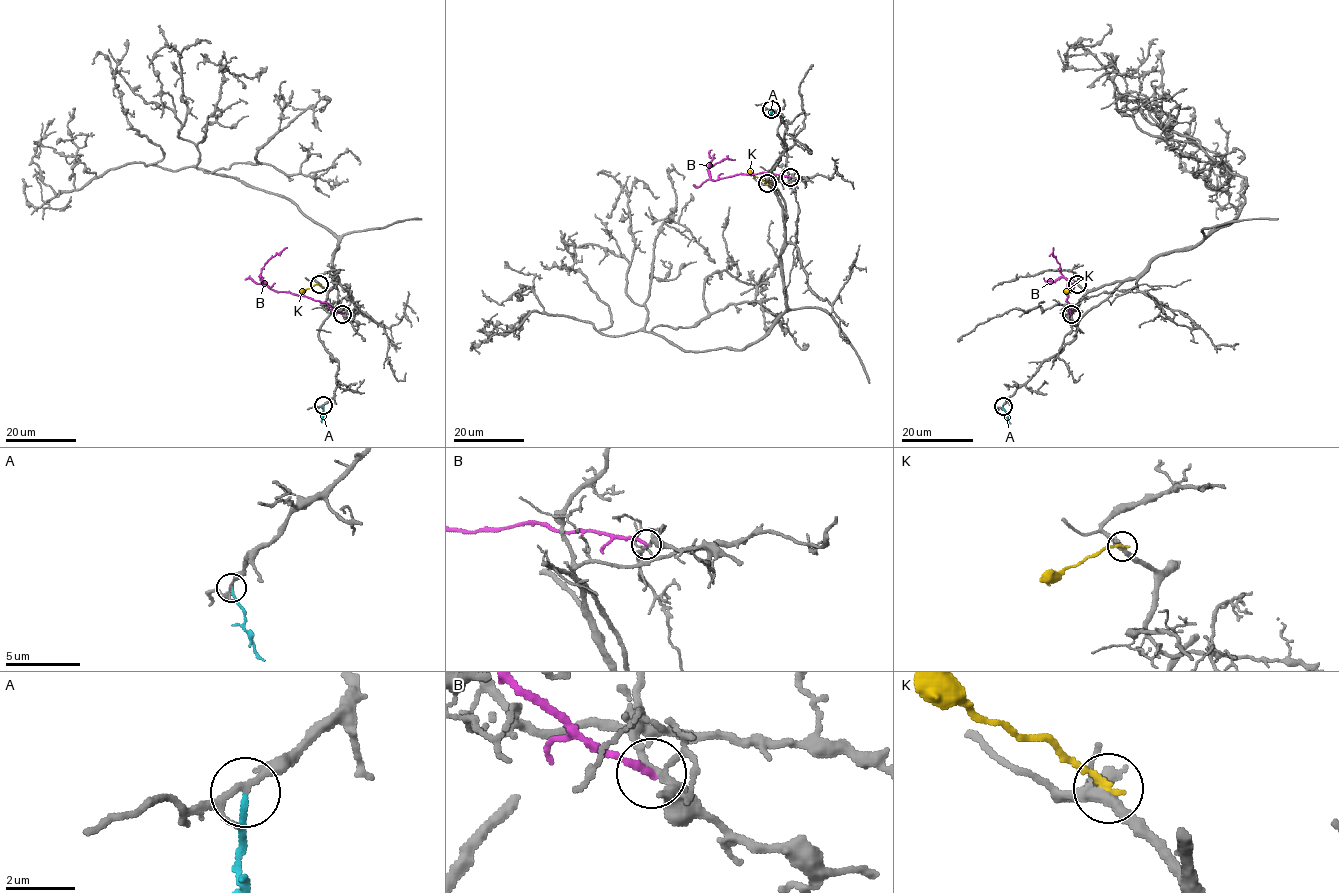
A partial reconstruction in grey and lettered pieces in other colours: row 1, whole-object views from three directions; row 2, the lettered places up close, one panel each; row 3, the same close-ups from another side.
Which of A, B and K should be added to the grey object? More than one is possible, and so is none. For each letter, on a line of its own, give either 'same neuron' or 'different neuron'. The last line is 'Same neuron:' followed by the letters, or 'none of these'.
A: same neuron
B: different neuron
K: different neuron
Same neuron: A

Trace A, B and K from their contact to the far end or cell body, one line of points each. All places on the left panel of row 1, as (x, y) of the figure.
A: (323, 405), (321, 422)
B: (342, 314), (326, 303), (273, 291), (264, 284), (261, 268), (287, 247)
K: (320, 283), (300, 292)

